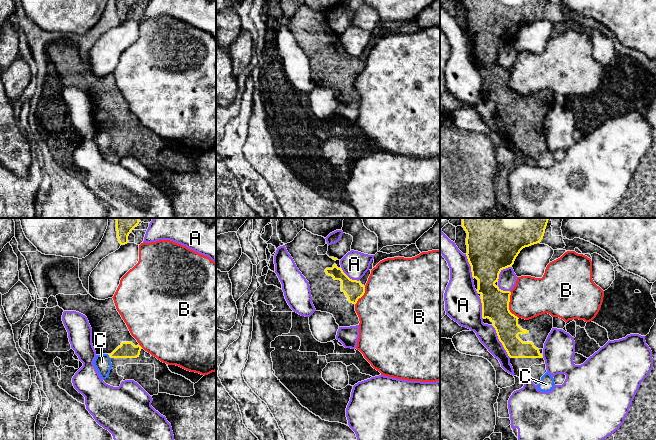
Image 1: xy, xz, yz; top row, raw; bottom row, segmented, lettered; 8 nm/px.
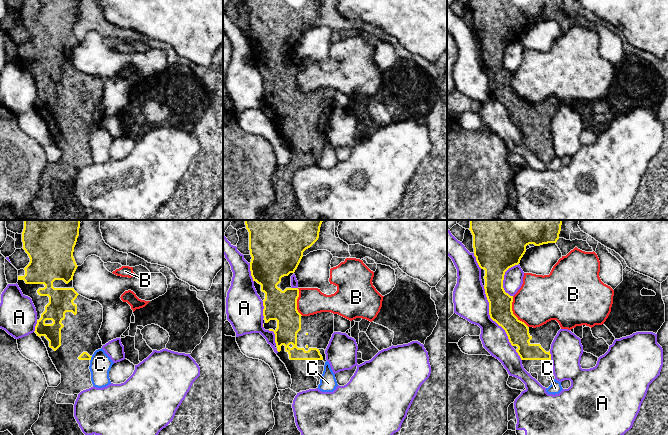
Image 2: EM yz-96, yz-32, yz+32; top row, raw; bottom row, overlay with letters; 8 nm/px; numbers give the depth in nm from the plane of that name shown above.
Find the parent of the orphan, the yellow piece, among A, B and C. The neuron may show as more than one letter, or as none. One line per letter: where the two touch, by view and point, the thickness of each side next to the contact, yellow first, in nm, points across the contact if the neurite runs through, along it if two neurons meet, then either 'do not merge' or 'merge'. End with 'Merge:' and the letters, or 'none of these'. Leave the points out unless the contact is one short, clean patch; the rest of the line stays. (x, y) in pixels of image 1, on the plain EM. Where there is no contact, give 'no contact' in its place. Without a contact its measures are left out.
A: yz (500, 117) | 190/150 nm | do not merge
B: yz (508, 81) | 220/320 nm | do not merge
C: xy (109, 132) | 130/140 nm | along xy (107, 130), (110, 134) | do not merge
Merge: none of these

